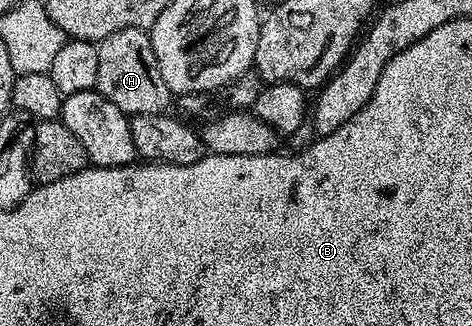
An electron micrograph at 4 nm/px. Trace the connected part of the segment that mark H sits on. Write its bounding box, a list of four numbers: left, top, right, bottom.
[95,27,171,116]

